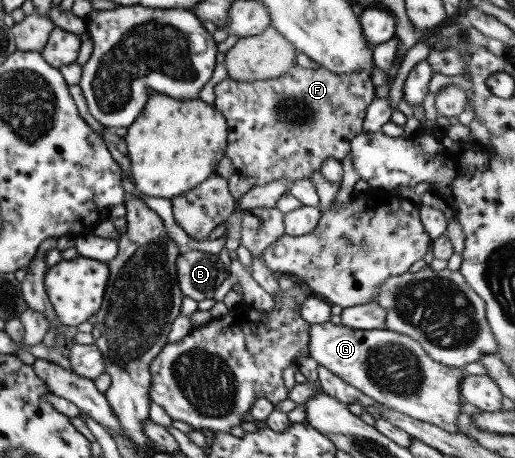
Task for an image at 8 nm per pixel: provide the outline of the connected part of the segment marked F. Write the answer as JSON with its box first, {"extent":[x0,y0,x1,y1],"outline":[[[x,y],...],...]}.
{"extent":[214,63,376,192],"outline":[[[296,63],[293,64],[285,74],[267,80],[239,81],[226,77],[223,81],[214,86],[215,108],[217,108],[219,112],[223,112],[223,118],[227,120],[228,126],[225,157],[231,160],[231,163],[234,165],[239,175],[255,178],[256,186],[266,186],[266,184],[275,183],[276,181],[286,181],[287,192],[289,192],[290,187],[298,180],[311,179],[314,172],[320,172],[321,166],[323,166],[325,160],[333,158],[334,160],[342,162],[345,159],[347,152],[350,152],[351,139],[363,132],[363,121],[365,120],[367,107],[373,102],[373,99],[376,98],[375,87],[376,86],[372,83],[369,71],[353,71],[353,73],[337,74],[319,64],[313,69],[313,67],[305,68]]]}

